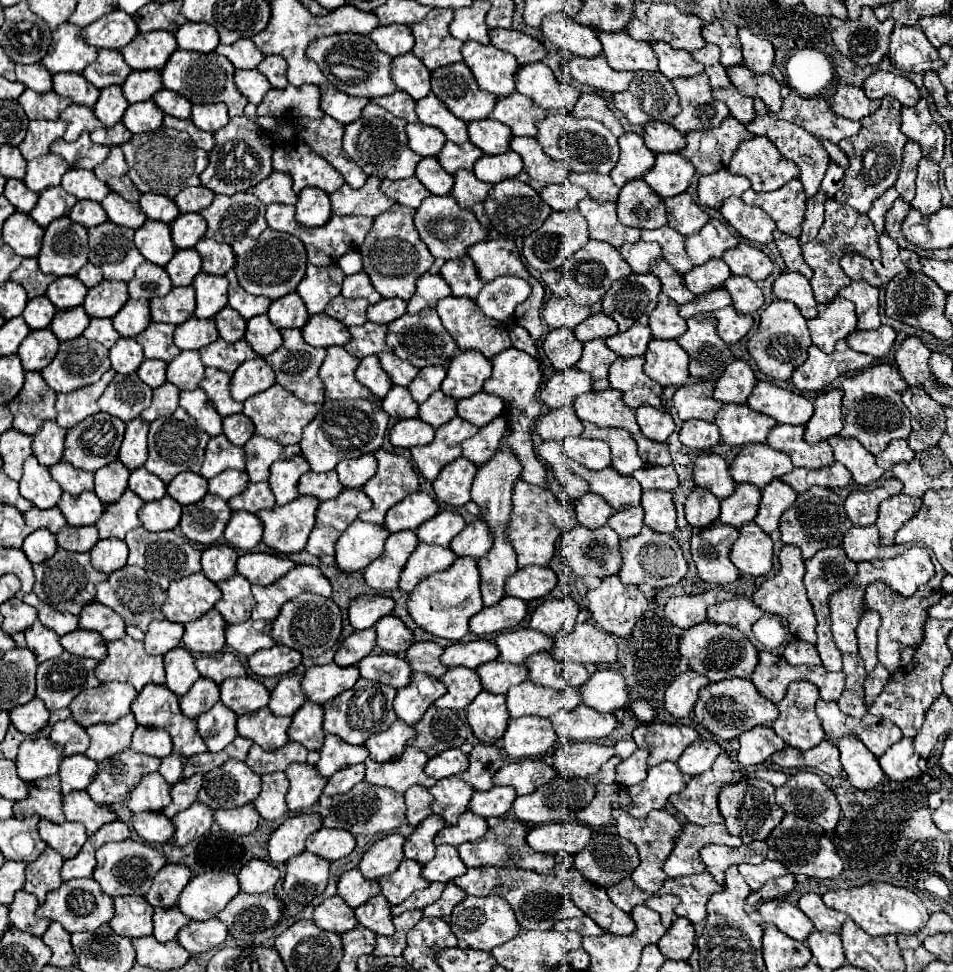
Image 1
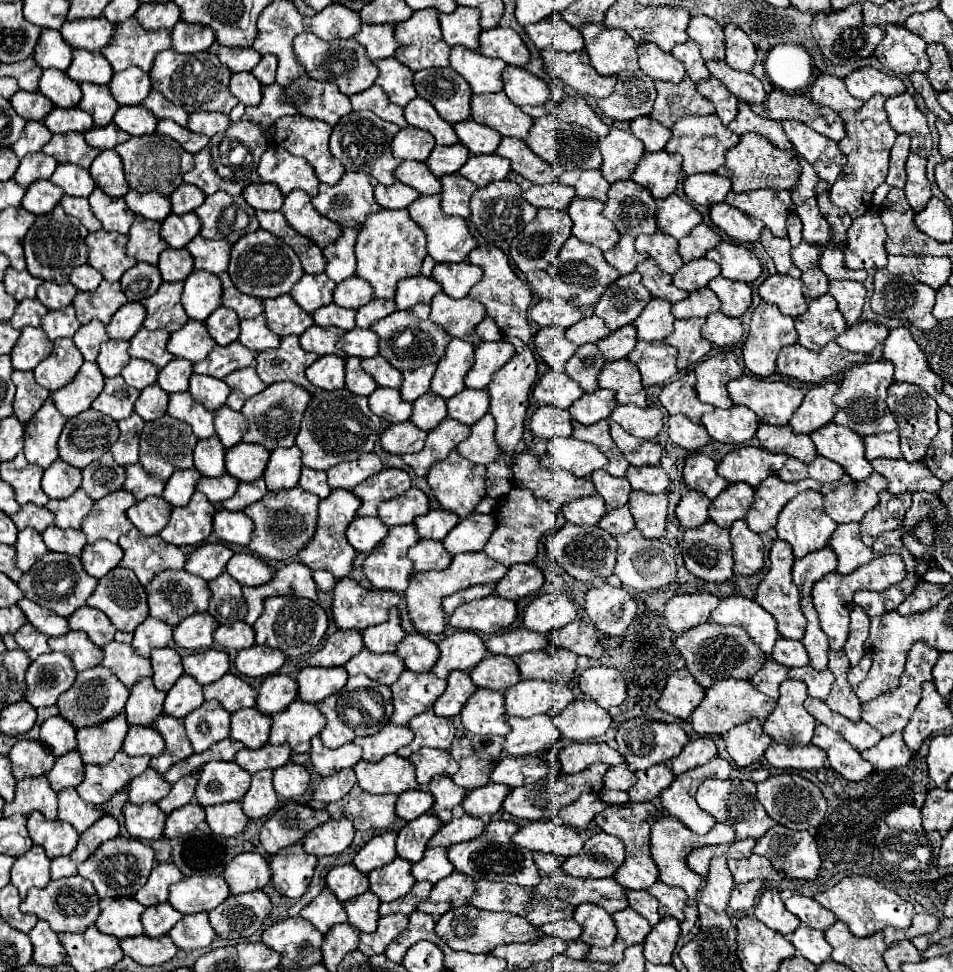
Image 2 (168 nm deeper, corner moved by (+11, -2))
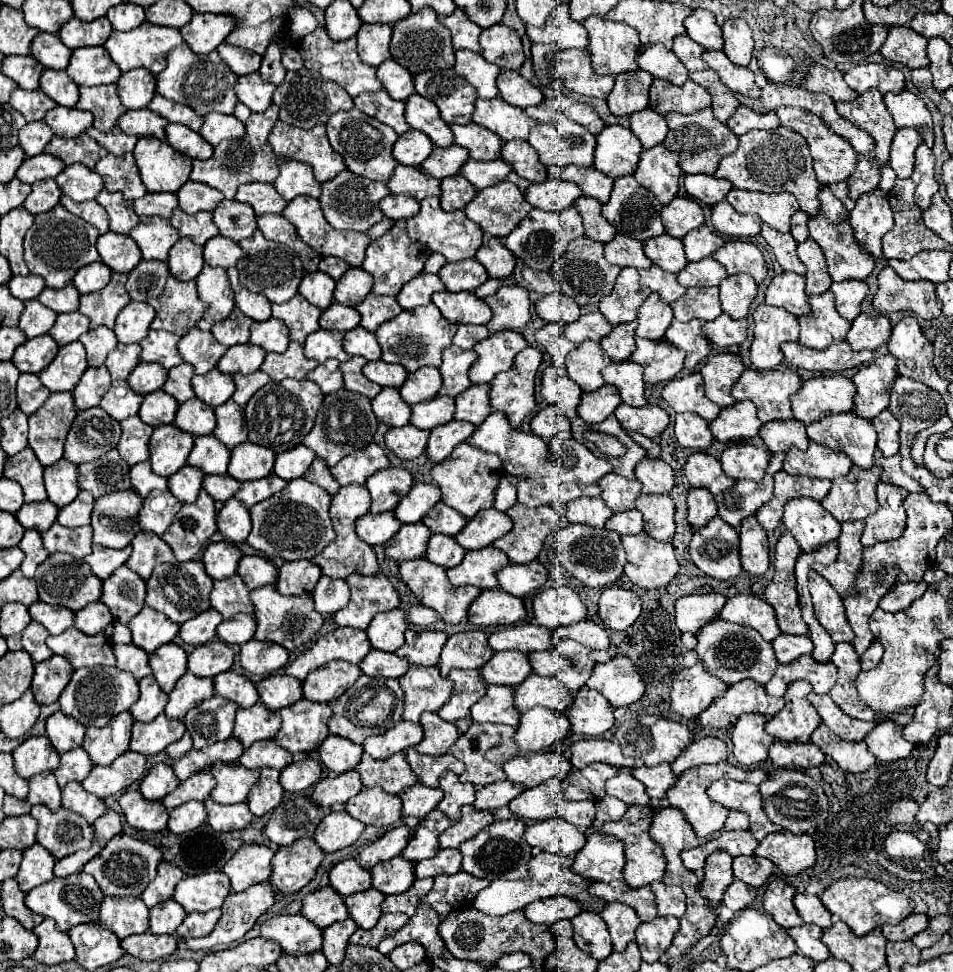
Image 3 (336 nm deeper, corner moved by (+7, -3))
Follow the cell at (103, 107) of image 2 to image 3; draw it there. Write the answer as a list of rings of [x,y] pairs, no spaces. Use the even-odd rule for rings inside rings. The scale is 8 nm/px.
[[[95,85],[95,87],[79,87],[81,99],[77,103],[79,109],[91,111],[95,115],[93,127],[101,133],[107,133],[115,127],[117,119],[127,111],[127,107],[121,103],[117,95],[117,87],[111,85]]]

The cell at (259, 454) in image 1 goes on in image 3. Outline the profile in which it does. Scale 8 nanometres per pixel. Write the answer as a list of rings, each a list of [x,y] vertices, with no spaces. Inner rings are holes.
[[[245,441],[231,451],[229,475],[235,477],[237,481],[263,479],[273,471],[273,463],[275,463],[273,451]]]

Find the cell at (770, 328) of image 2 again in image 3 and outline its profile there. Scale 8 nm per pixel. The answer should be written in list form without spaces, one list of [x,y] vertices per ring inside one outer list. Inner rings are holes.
[[[763,303],[755,309],[753,319],[755,331],[751,343],[751,363],[759,371],[777,369],[783,361],[781,343],[797,341],[799,337],[797,317],[785,309]]]

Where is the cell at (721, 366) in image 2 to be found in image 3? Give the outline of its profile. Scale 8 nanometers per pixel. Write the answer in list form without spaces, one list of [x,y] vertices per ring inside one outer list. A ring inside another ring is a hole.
[[[735,353],[713,355],[701,367],[705,397],[719,407],[735,405],[735,399],[731,397],[731,387],[741,377],[743,371],[745,371],[745,365],[741,363],[739,355]]]

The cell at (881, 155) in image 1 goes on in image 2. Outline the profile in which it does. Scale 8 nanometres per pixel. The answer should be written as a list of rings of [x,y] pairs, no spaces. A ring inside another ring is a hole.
[[[875,94],[865,102],[865,106],[857,112],[845,110],[839,116],[845,122],[847,136],[839,142],[841,152],[847,156],[847,164],[843,166],[835,186],[831,188],[831,202],[845,208],[851,218],[857,218],[865,214],[873,204],[873,190],[885,182],[887,176],[887,162],[889,162],[889,152],[893,148],[893,142],[897,138],[897,132],[889,126],[887,114],[885,114],[885,96]]]

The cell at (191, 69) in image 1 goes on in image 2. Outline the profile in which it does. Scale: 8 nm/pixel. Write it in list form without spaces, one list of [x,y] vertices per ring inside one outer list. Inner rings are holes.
[[[169,48],[161,54],[157,54],[155,64],[149,72],[149,78],[151,78],[153,90],[161,92],[169,102],[185,108],[189,114],[191,112],[201,112],[201,110],[229,114],[235,108],[235,104],[239,102],[229,92],[229,78],[231,78],[229,68],[223,66],[219,62],[219,58],[209,54],[209,52],[179,54],[173,48]]]

